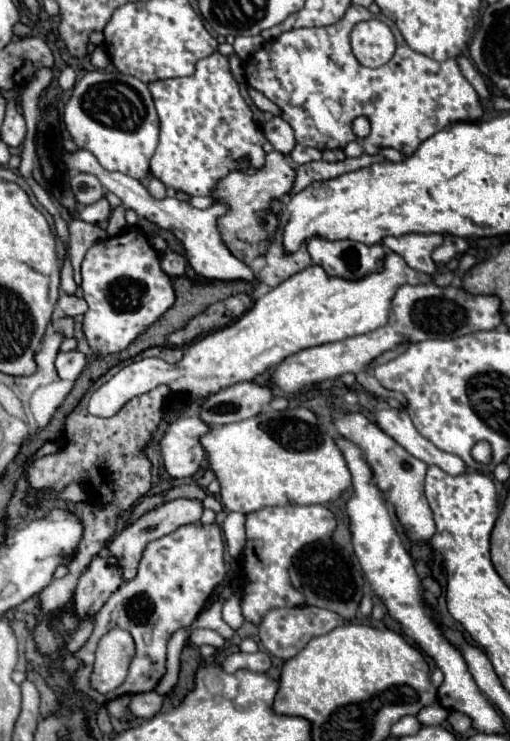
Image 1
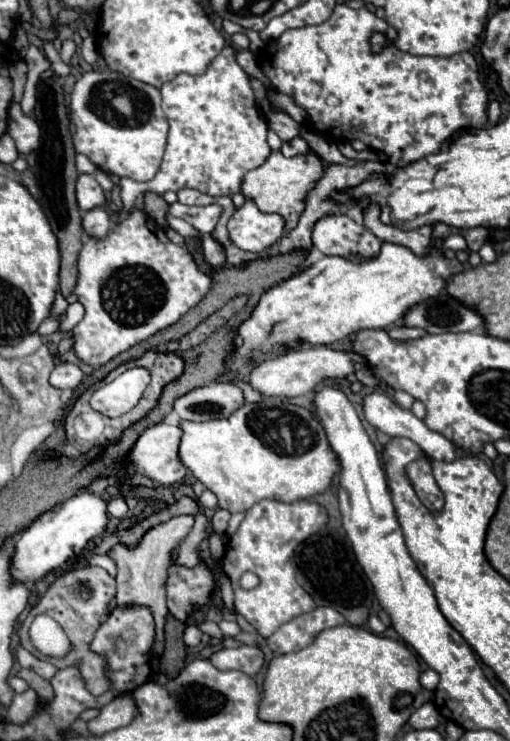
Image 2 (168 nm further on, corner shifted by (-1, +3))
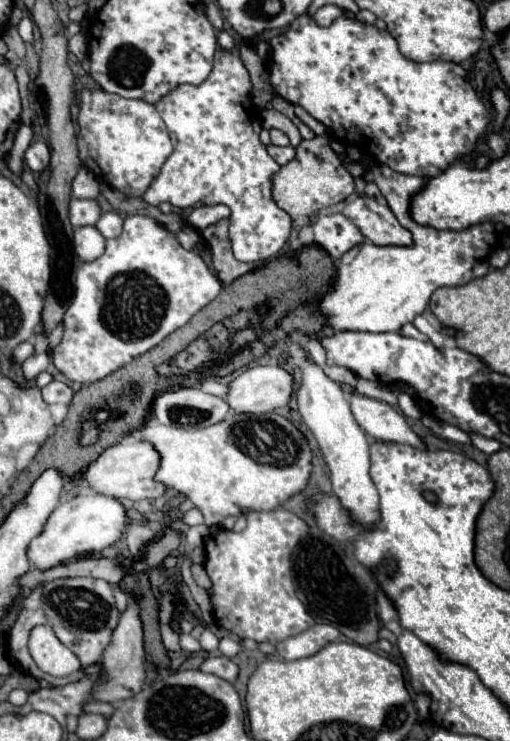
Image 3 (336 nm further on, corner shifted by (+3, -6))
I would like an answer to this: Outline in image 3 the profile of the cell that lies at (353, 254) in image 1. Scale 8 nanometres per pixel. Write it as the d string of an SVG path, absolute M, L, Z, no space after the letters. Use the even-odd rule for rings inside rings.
M341 213L319 215L317 221L313 223L313 233L315 243L323 247L333 259L339 259L351 247L361 245L365 241L361 231Z

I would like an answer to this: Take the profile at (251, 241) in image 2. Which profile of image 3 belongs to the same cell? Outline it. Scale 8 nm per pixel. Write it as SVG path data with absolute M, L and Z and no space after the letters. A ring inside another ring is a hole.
M219 49L215 53L215 65L207 81L203 81L201 85L179 85L155 105L167 125L173 143L173 153L165 161L159 177L145 191L143 201L149 205L159 205L167 201L175 207L191 207L193 203L227 205L233 211L231 229L247 229L247 231L229 233L235 259L243 263L259 263L277 255L279 249L285 245L291 233L291 217L283 209L279 209L271 197L269 179L273 173L279 171L279 165L271 159L271 155L259 141L261 119L255 107L251 105L249 93L251 93L251 81L239 53Z

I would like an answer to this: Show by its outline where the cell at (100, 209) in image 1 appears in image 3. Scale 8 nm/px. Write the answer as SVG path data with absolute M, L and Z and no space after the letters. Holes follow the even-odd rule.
M85 225L85 227L75 229L73 245L75 245L75 253L81 261L93 261L103 253L105 237L99 233L97 227Z

